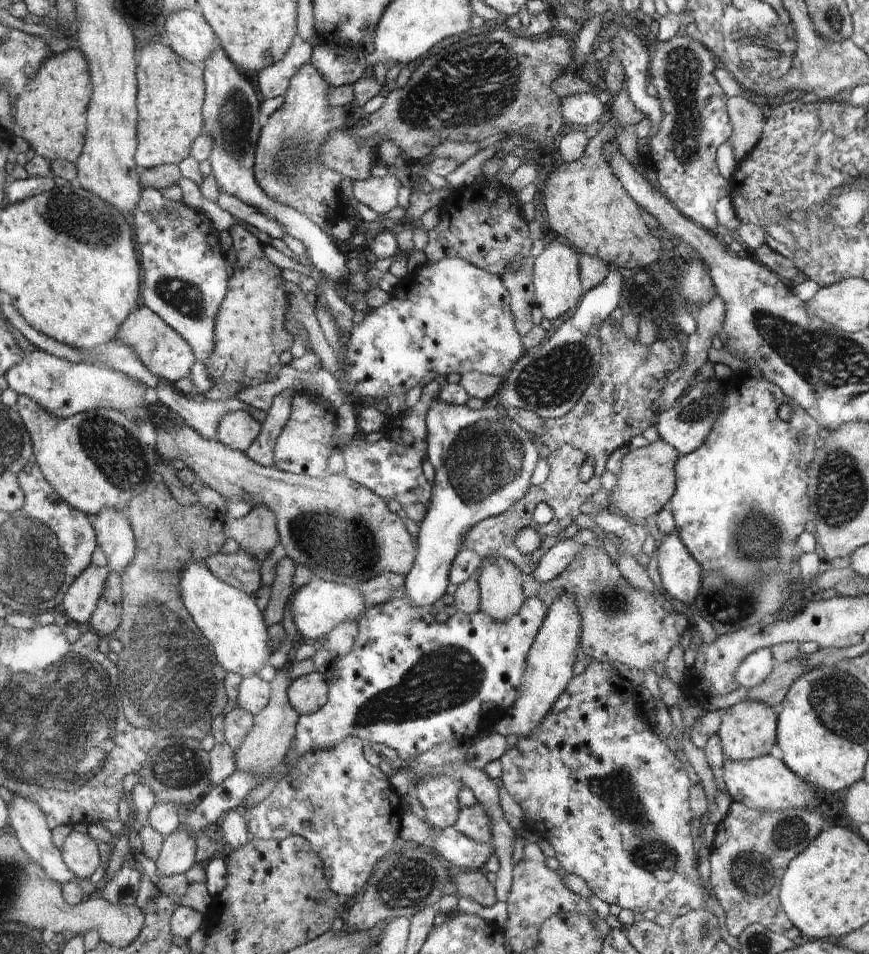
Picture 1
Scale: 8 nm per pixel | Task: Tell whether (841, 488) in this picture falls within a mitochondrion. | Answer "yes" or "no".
yes

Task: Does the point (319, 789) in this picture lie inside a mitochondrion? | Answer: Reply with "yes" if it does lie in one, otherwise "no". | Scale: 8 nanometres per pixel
yes

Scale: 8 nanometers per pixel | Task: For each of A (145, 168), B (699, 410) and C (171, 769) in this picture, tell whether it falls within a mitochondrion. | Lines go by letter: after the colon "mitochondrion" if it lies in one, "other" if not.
A: other
B: mitochondrion
C: mitochondrion

